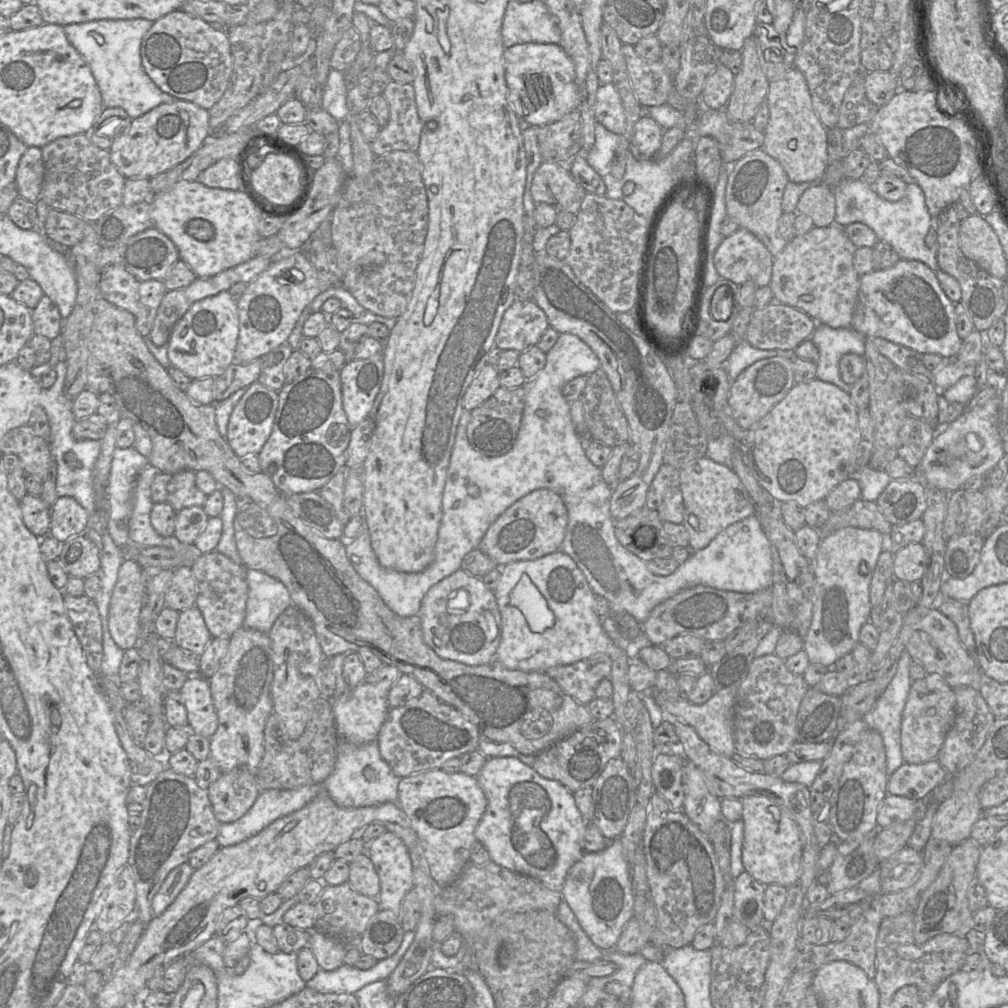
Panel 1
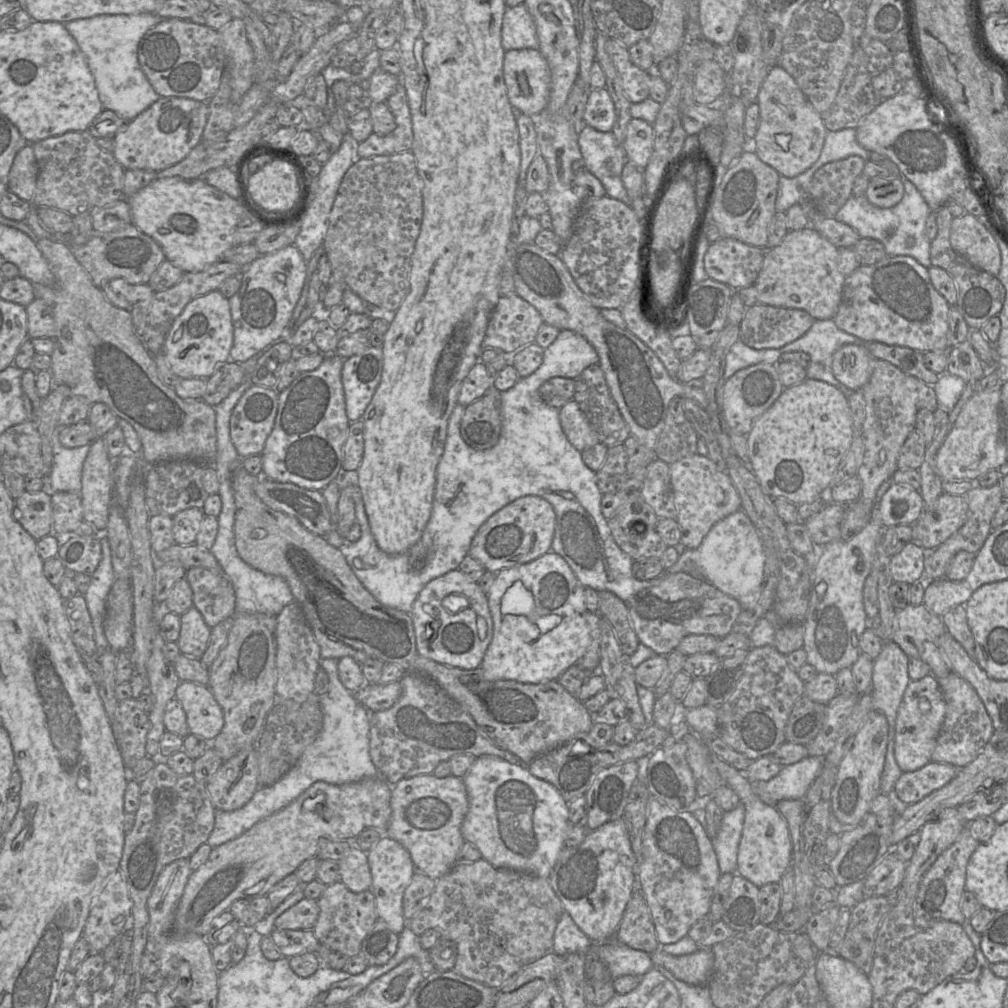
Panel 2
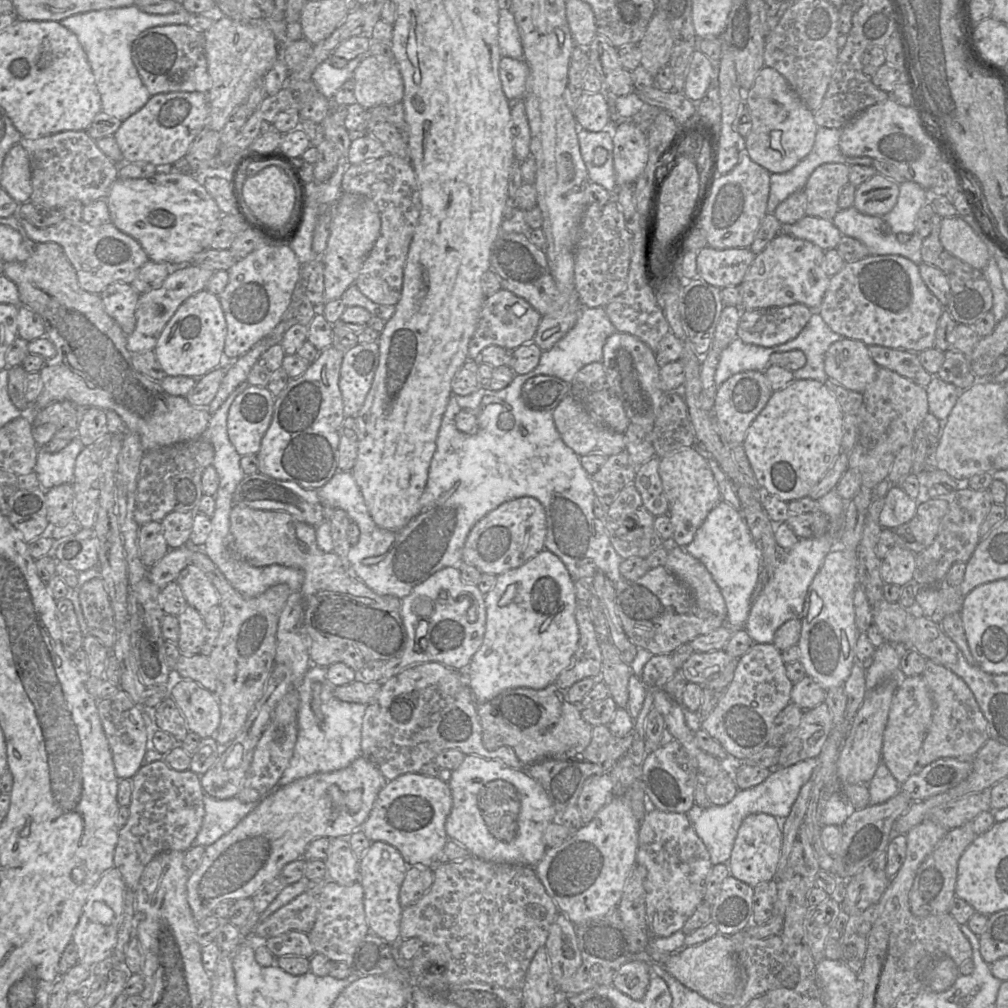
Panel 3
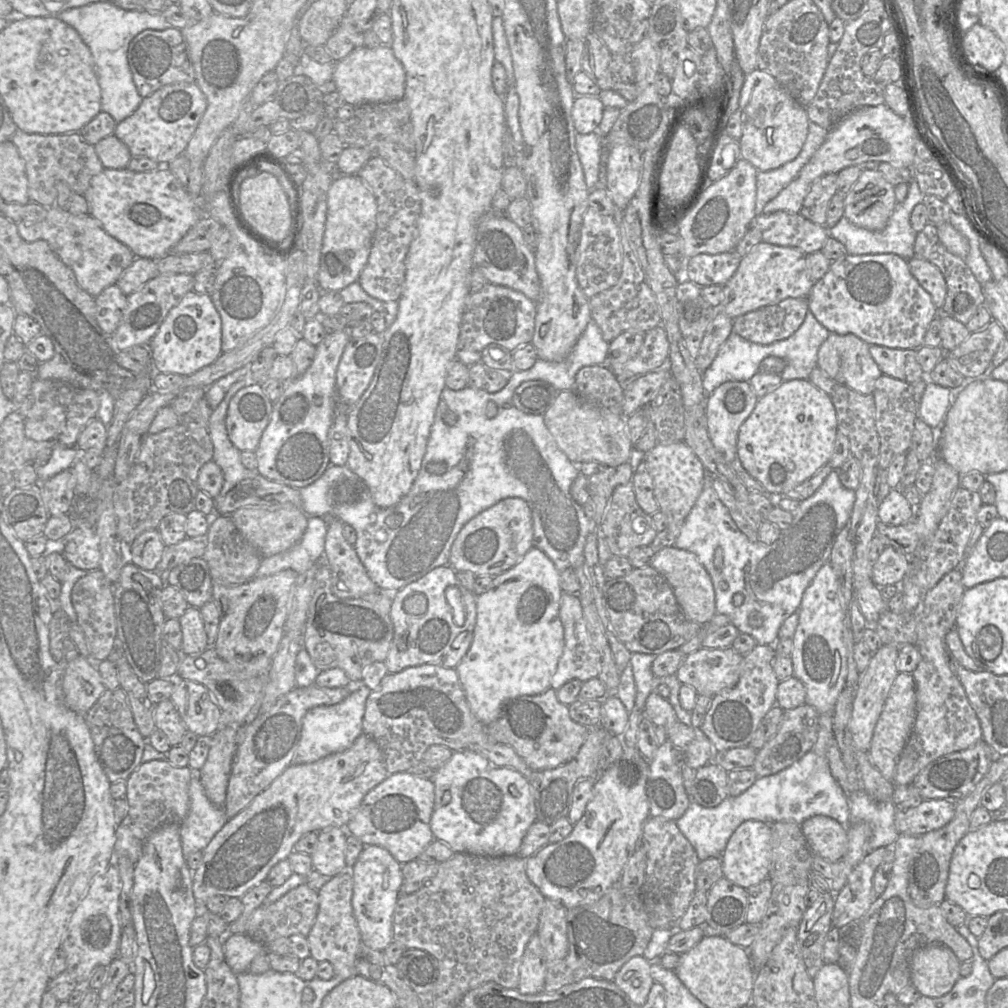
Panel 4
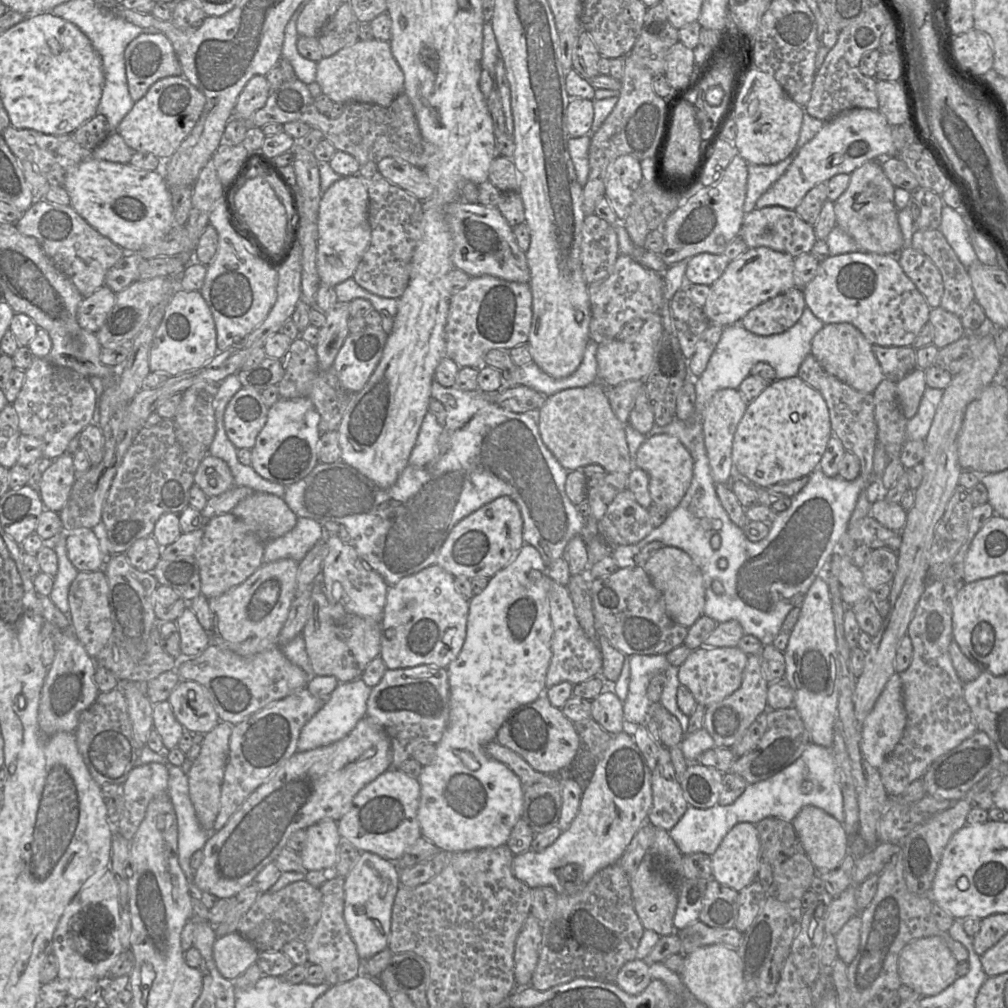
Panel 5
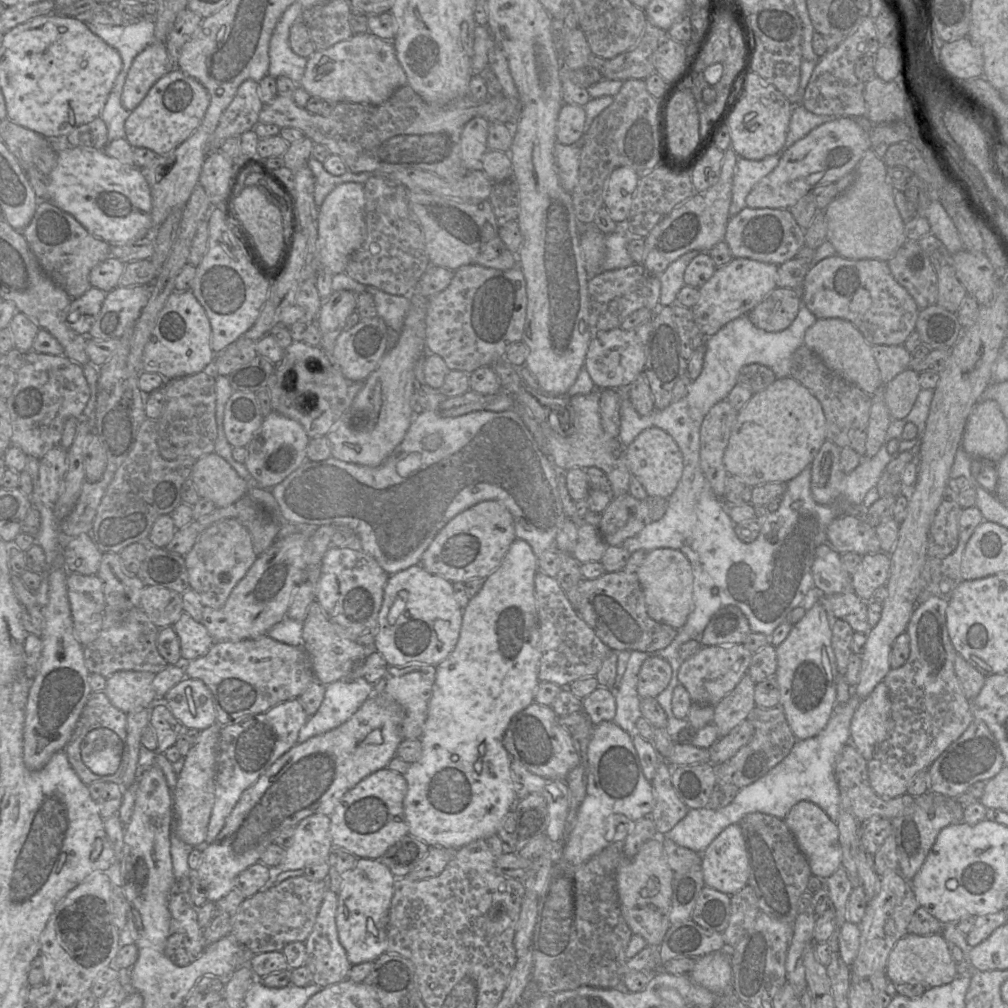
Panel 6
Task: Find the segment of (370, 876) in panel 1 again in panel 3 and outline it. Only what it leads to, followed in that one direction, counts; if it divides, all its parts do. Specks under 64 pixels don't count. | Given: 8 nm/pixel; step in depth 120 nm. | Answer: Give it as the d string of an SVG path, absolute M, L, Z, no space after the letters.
M346 837L329 838L328 856L325 859L327 877L342 886L359 882L359 860Z

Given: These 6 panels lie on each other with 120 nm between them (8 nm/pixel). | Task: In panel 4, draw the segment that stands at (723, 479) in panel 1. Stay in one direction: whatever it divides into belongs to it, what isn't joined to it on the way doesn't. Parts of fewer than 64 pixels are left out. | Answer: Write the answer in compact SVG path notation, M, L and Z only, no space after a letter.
M684 441L669 444L657 443L654 448L645 453L644 460L653 479L654 495L659 510L668 518L668 527L658 532L649 545L657 553L664 547L675 545L686 517L703 490L708 473L700 459Z

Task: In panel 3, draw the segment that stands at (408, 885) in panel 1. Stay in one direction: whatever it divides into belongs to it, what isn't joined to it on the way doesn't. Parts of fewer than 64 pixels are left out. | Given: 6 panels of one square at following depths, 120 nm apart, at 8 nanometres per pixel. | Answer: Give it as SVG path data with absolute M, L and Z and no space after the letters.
M372 842L359 860L359 882L364 889L364 909L370 931L386 940L389 944L400 939L400 888L408 865L394 846L382 842Z

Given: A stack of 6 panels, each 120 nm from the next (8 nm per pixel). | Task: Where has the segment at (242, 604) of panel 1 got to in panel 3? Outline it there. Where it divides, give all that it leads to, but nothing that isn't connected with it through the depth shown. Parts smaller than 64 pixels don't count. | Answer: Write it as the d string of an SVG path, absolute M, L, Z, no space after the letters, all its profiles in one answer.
M190 563L178 575L175 582L181 587L188 605L194 607L203 617L213 607L220 604L219 594L207 575L196 565Z

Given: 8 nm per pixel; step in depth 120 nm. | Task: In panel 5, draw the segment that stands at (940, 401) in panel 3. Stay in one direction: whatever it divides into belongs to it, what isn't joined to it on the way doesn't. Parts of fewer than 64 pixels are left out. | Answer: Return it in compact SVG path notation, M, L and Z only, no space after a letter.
M926 387L915 416L907 421L906 441L925 440L931 427L943 390Z

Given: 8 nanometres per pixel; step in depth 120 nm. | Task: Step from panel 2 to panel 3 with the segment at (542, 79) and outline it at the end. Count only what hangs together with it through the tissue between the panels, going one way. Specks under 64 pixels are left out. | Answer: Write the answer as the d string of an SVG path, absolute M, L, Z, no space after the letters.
M501 58L499 63L499 77L502 90L508 100L523 99L528 74L529 68L523 59Z

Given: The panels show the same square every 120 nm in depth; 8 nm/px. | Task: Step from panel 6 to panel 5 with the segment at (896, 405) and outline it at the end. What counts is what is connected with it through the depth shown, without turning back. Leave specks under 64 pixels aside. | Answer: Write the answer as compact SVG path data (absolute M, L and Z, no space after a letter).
M916 367L896 383L897 397L904 417L909 420L915 416L924 390L927 387L925 370Z

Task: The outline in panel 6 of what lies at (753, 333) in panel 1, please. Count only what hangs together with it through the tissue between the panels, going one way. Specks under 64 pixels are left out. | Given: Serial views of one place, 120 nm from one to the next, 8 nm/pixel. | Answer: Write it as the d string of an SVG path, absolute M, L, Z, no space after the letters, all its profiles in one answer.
M776 287L748 313L748 317L759 329L779 332L791 325L798 315L800 304L797 290Z

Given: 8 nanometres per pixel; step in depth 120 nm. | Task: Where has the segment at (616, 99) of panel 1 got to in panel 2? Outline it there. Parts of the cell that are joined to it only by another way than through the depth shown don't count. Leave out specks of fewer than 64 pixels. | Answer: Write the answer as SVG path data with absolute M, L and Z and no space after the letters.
M591 89L584 111L584 121L588 126L601 132L612 131L615 107L607 89Z

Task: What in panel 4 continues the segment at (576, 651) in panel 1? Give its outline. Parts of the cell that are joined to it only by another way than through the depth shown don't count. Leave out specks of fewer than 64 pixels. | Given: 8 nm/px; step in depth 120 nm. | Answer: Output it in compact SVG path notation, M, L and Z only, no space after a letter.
M533 546L516 565L505 572L494 576L489 588L482 594L477 595L477 617L473 631L473 640L466 655L456 666L456 671L471 712L485 727L497 719L501 710L501 705L507 699L523 695L539 695L550 688L551 678L556 672L558 661L564 648L564 628L559 616L560 598L562 593L563 591L560 587L560 572L546 553Z

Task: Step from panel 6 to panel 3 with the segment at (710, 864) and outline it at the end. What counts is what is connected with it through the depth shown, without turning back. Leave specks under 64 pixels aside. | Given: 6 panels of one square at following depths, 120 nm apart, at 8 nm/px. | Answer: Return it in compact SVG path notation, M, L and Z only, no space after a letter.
M766 813L750 814L738 830L727 862L730 875L752 888L775 878L782 849L781 820Z

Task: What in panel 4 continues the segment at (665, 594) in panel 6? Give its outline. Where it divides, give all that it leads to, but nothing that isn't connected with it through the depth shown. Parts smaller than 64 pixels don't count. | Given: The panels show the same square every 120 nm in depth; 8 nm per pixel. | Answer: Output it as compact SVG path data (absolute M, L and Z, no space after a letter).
M675 546L664 547L655 553L651 566L661 573L672 587L687 619L703 625L716 614L715 590L711 577L693 553Z

